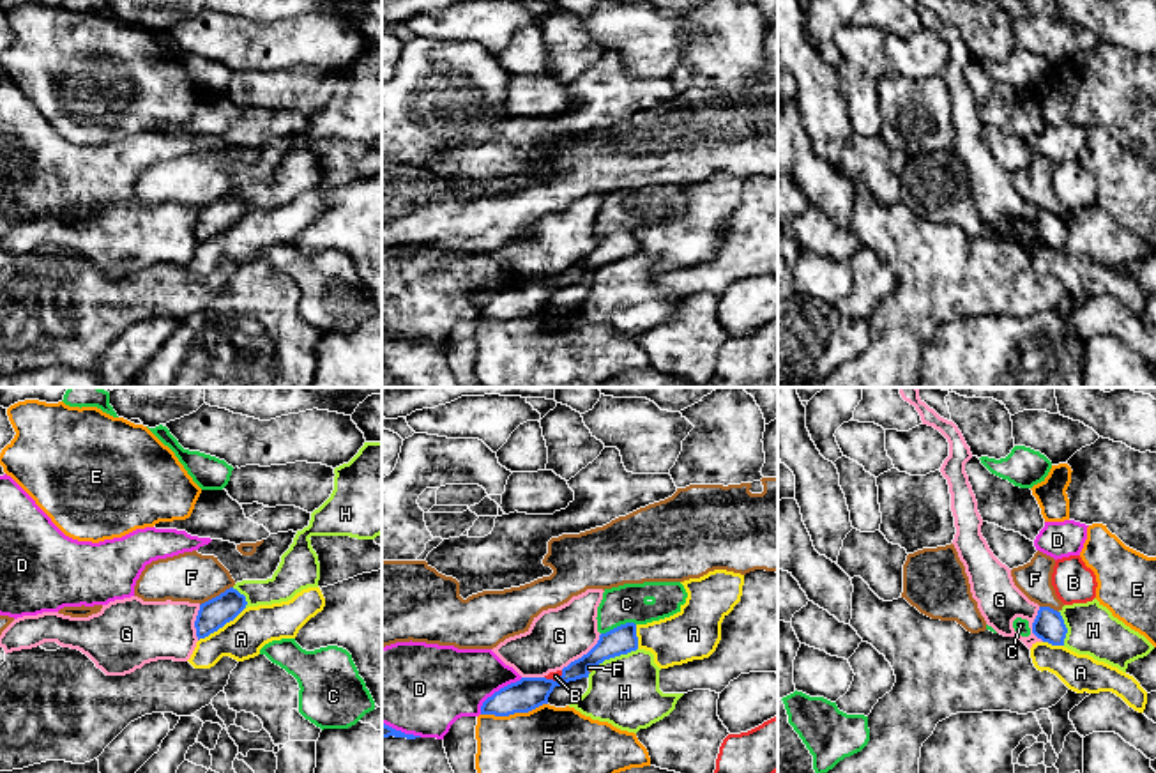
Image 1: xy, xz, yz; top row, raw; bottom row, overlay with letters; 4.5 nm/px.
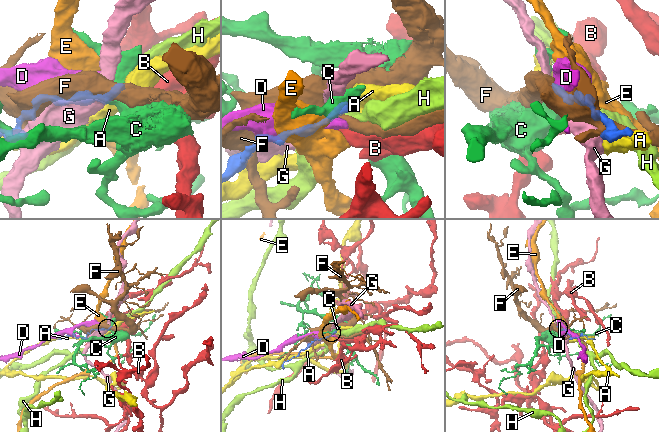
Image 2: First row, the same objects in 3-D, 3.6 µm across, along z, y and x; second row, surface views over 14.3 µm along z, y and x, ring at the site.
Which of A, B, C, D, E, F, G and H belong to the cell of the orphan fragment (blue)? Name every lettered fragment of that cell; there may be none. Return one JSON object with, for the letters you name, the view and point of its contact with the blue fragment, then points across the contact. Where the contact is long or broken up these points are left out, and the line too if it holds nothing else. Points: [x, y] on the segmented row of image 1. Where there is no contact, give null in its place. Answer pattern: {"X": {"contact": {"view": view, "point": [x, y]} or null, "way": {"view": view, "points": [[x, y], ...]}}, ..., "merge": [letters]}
{"C": {"contact": {"view": "xz", "point": [617, 627]}, "way": {"view": "xz", "points": [[623, 639], [617, 627], [617, 614], [626, 604]]}}, "merge": ["C"]}

